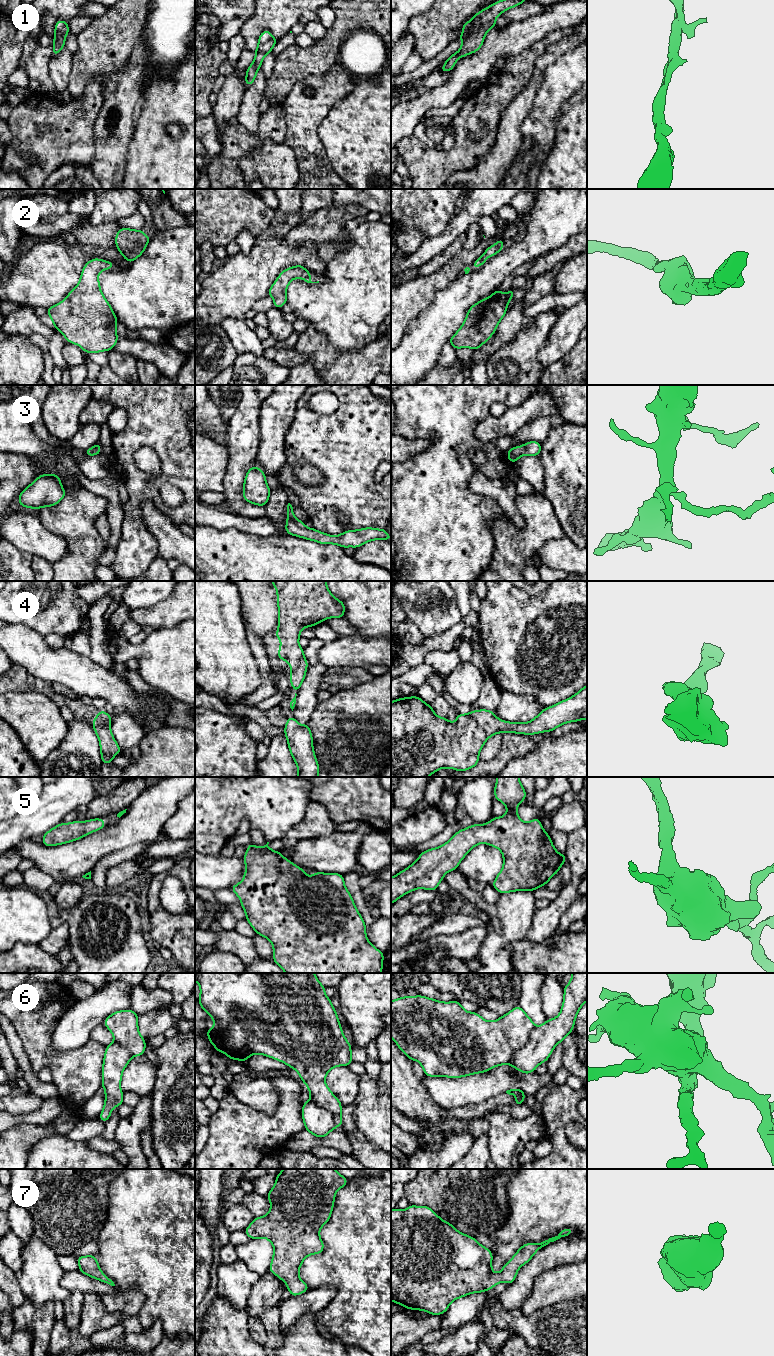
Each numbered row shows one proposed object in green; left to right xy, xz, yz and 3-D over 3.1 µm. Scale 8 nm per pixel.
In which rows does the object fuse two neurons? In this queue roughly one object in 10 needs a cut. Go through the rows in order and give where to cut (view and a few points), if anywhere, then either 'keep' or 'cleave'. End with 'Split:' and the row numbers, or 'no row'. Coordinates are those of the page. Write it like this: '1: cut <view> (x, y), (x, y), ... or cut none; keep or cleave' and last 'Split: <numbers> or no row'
1: cut none; keep
2: cut none; keep
3: cut none; keep
4: cut none; keep
5: cut none; keep
6: cut none; keep
7: cut none; keep
Split: no row

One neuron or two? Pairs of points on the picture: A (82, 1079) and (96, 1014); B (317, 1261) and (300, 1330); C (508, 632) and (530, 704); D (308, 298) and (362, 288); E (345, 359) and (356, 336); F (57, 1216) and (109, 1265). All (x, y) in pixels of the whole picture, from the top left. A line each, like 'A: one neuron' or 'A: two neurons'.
A: two neurons
B: two neurons
C: two neurons
D: one neuron
E: two neurons
F: two neurons

